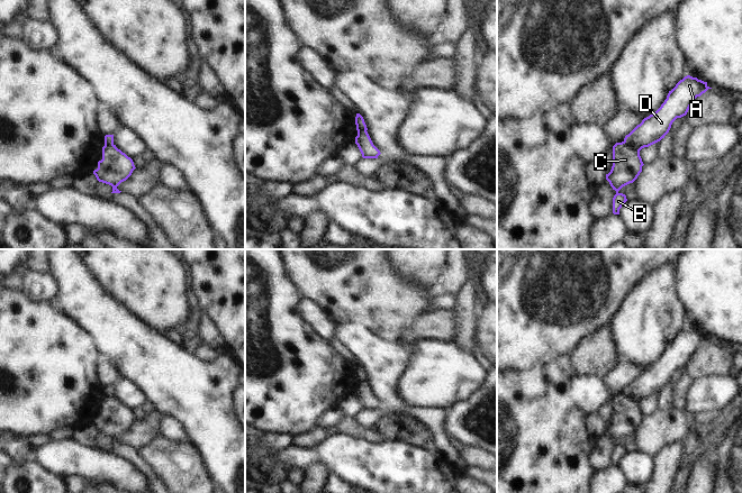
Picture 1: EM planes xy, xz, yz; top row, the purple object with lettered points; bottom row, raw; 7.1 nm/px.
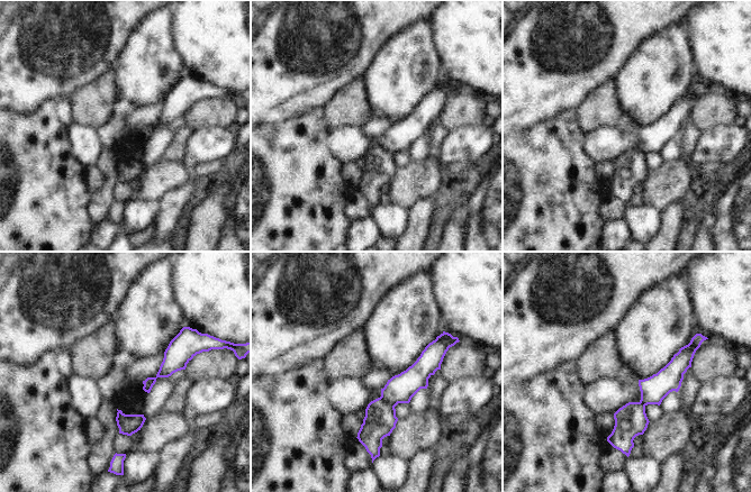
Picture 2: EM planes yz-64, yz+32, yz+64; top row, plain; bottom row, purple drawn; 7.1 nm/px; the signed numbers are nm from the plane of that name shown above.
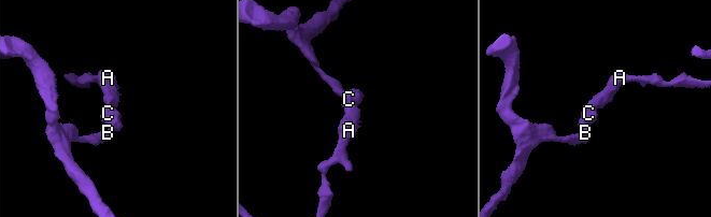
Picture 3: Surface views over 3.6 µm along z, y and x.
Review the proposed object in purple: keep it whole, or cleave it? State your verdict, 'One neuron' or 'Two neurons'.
Two neurons

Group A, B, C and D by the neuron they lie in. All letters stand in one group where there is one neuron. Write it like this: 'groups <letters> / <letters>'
groups A D / B C

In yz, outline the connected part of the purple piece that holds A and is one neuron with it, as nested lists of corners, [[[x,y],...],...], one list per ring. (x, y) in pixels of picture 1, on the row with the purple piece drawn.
[[[690,75],[685,76],[669,91],[661,107],[625,136],[624,143],[641,150],[660,141],[669,133],[672,122],[686,116],[693,101],[708,89],[712,88],[707,82]]]

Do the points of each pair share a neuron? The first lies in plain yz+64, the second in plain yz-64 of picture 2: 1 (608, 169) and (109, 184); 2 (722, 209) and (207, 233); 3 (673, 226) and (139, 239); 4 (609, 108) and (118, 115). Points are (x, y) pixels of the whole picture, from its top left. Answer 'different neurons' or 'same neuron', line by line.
1: different neurons
2: different neurons
3: different neurons
4: different neurons

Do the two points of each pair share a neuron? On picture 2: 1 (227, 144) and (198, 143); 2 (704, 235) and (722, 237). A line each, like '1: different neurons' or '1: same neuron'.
1: same neuron
2: different neurons

